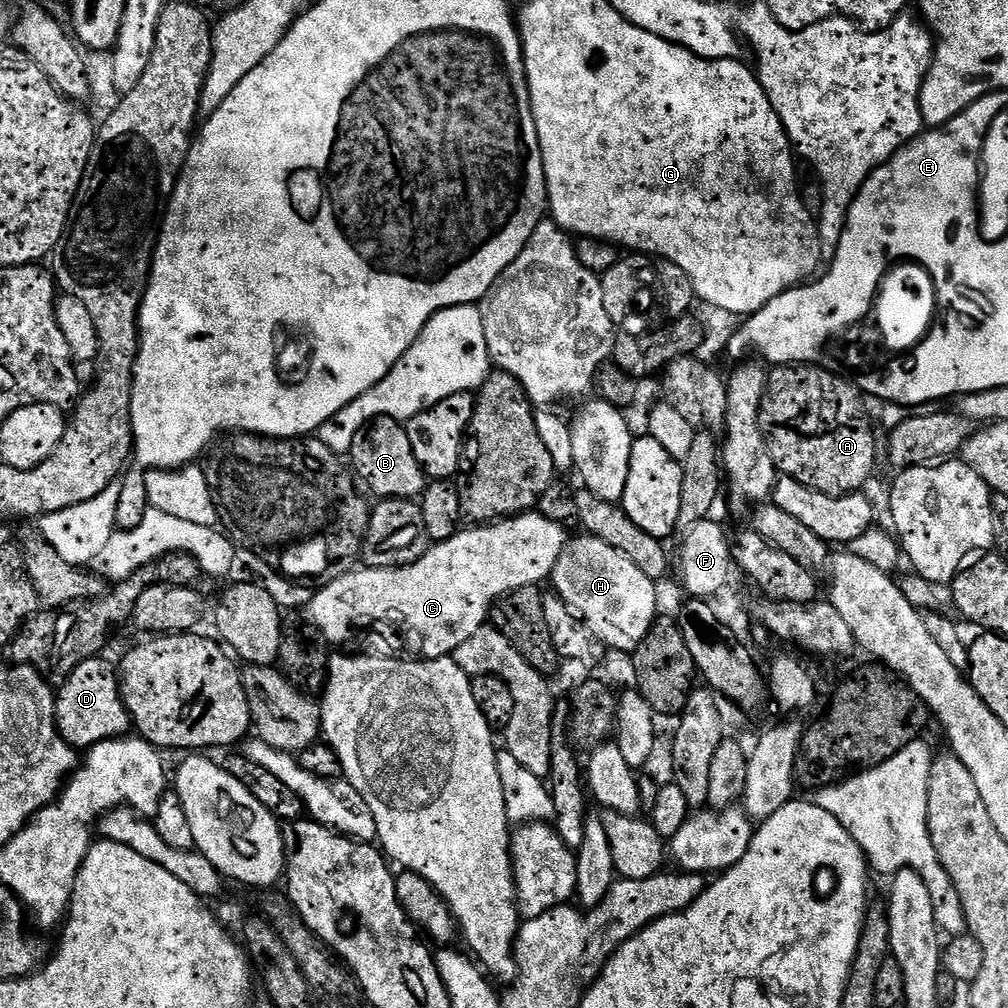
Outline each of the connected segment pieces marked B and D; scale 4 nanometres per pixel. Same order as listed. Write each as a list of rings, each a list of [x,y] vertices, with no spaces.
[[[389,416],[374,418],[364,424],[362,430],[358,430],[352,443],[350,459],[355,475],[359,479],[361,476],[368,483],[369,490],[376,498],[416,500],[424,495],[424,489],[430,483],[428,477],[424,475],[422,466],[418,466],[418,458],[414,458],[407,427]]]
[[[93,658],[79,664],[56,692],[56,731],[77,750],[93,748],[104,740],[127,737],[133,727],[132,715],[120,695],[117,669],[100,659]]]

